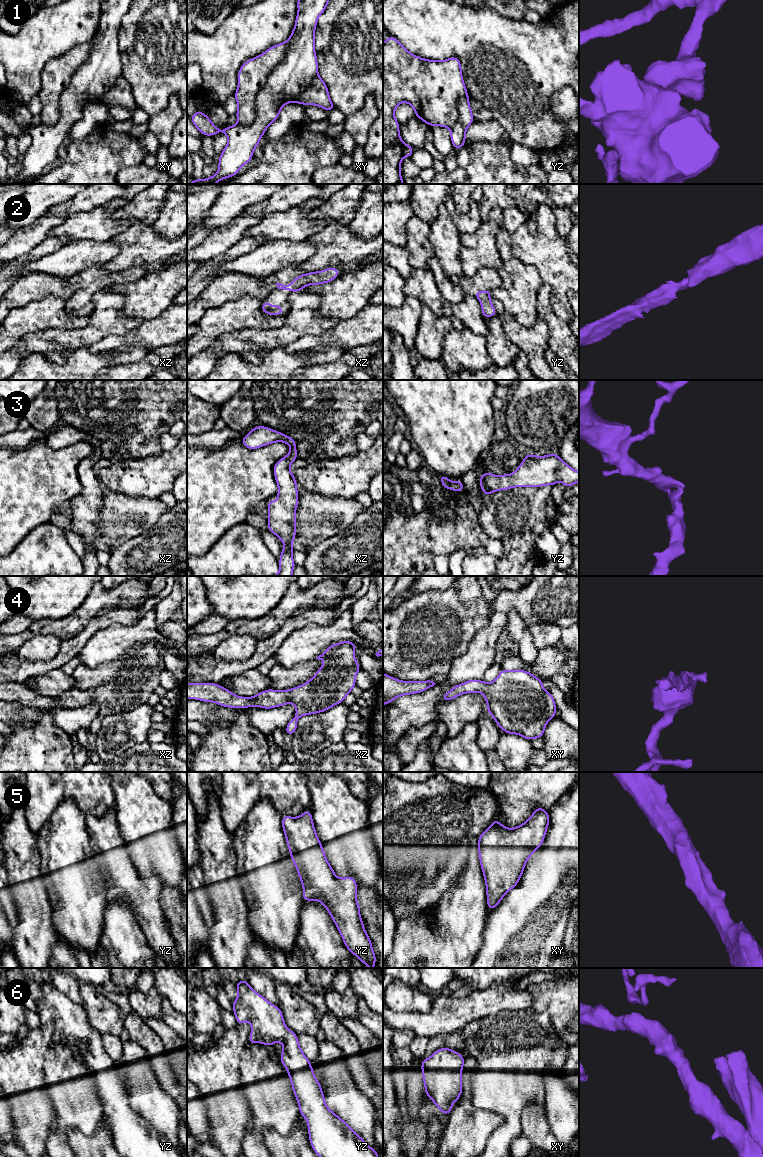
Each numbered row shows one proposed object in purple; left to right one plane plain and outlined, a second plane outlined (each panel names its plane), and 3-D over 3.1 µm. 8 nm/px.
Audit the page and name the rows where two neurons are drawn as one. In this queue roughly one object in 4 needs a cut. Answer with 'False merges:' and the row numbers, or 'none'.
False merges: 1

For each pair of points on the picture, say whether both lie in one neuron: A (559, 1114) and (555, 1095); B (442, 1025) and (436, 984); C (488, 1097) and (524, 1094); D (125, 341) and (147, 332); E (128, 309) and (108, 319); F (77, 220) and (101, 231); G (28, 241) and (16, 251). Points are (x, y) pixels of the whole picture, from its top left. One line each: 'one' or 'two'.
A: one
B: two
C: one
D: one
E: two
F: one
G: one

